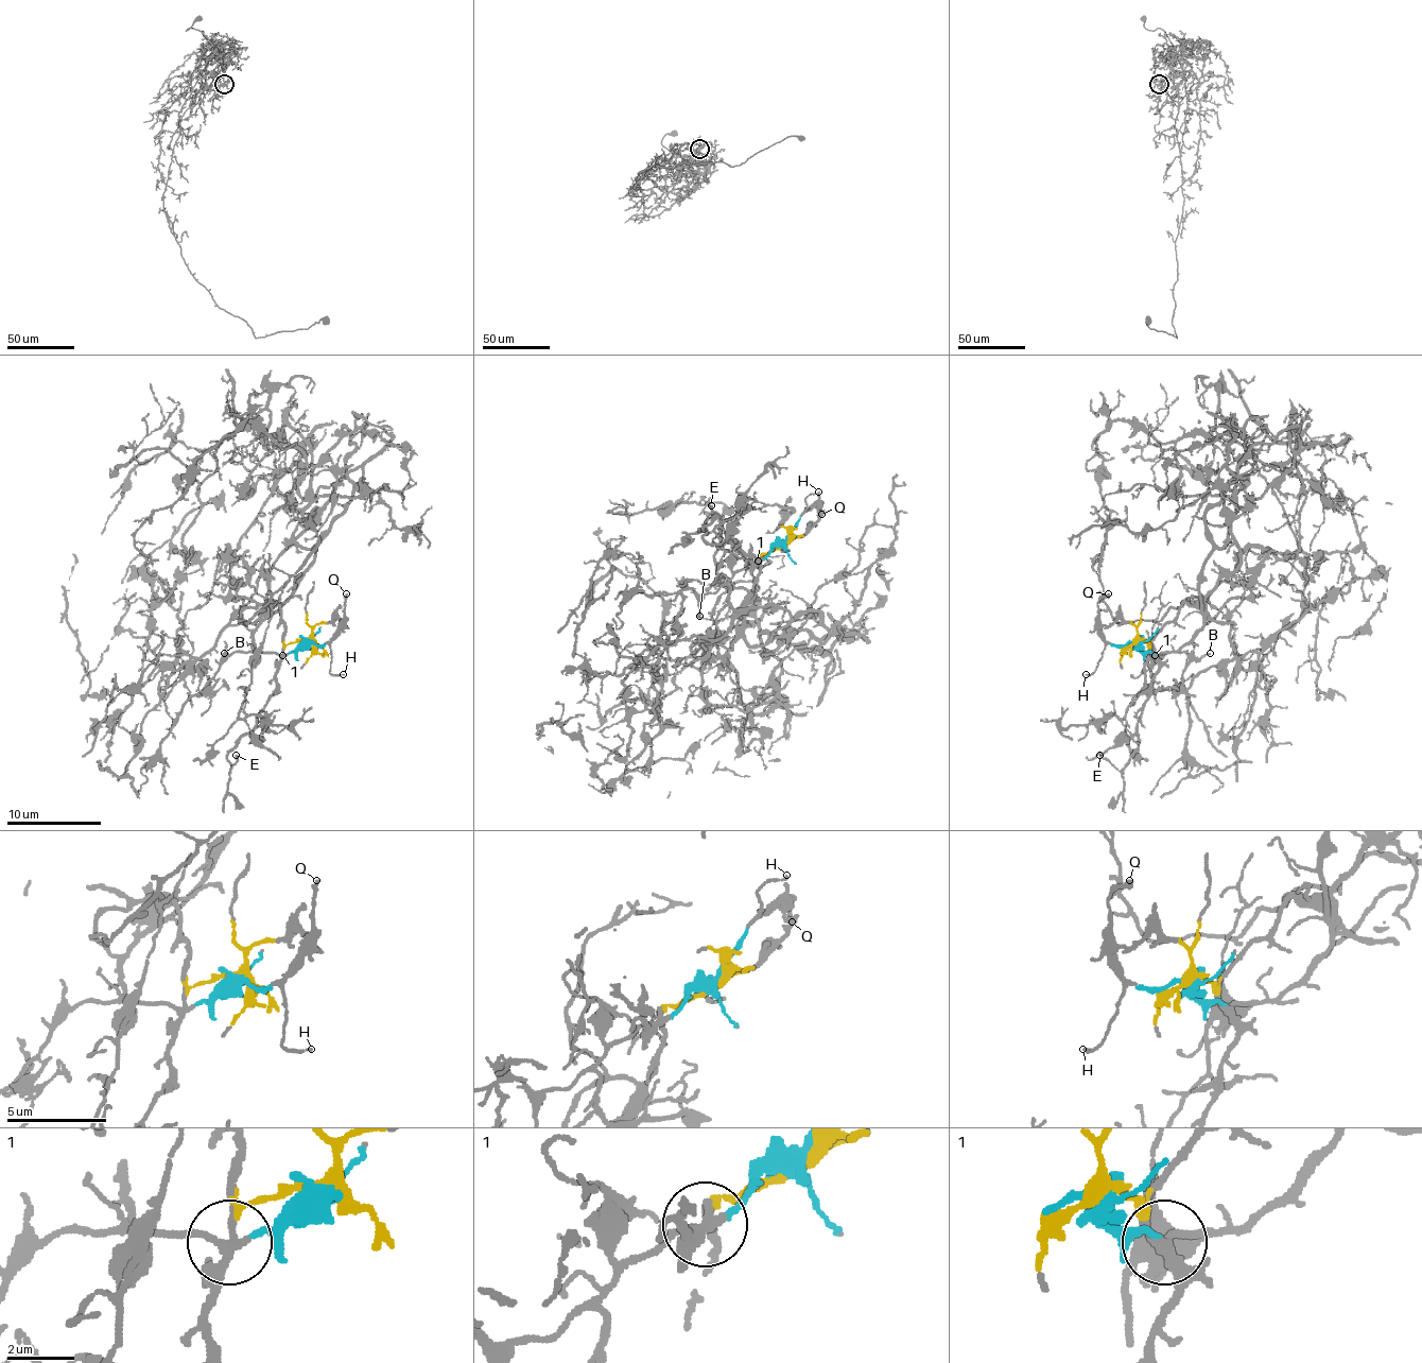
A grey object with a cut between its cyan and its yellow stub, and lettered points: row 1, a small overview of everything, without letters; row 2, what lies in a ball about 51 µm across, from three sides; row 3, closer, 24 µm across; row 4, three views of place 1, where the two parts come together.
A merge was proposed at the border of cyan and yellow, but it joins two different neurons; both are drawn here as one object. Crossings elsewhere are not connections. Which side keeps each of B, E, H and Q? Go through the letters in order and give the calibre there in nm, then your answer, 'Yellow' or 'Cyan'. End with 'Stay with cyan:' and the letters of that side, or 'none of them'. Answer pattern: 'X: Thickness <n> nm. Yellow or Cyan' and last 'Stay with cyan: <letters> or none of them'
B: Thickness 150 nm. Cyan
E: Thickness 160 nm. Yellow
H: Thickness 130 nm. Cyan
Q: Thickness 200 nm. Cyan
Stay with cyan: B, H, Q

